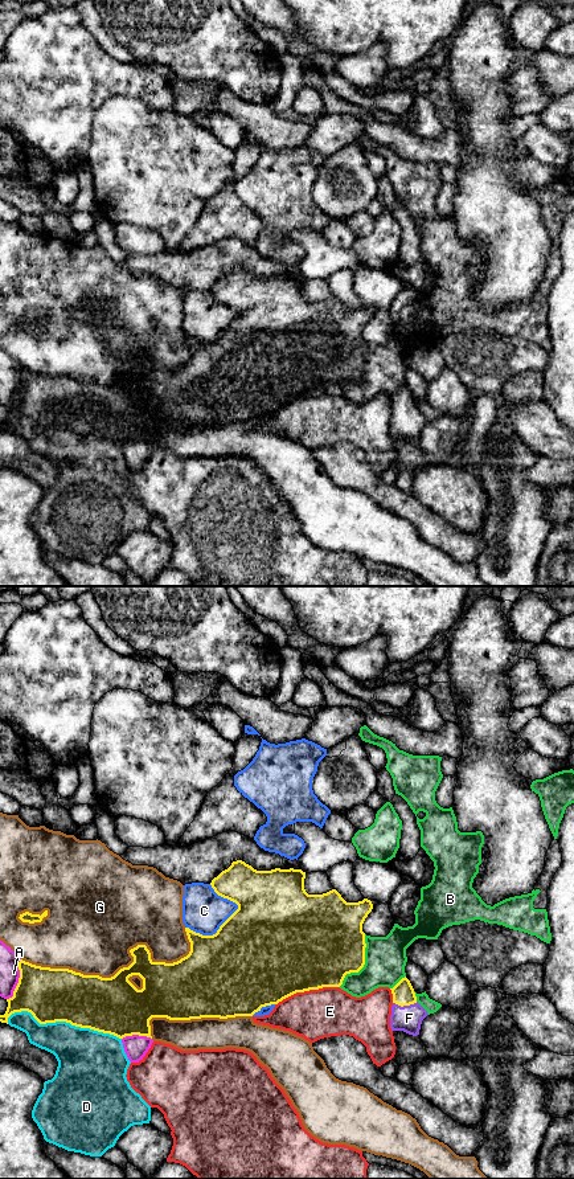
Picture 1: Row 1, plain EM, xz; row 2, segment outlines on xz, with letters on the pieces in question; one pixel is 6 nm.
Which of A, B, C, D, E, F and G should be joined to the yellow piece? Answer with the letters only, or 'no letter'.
F

